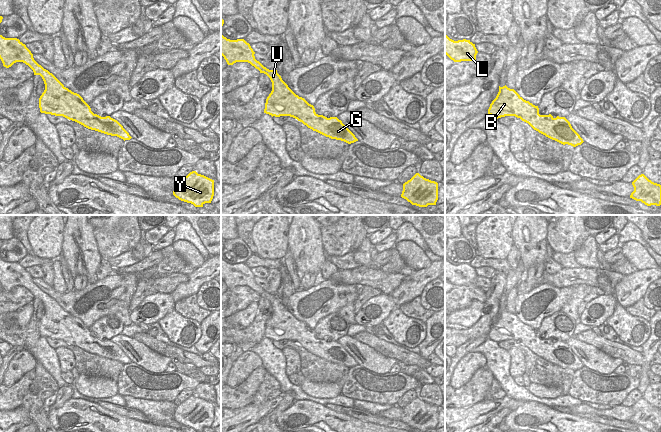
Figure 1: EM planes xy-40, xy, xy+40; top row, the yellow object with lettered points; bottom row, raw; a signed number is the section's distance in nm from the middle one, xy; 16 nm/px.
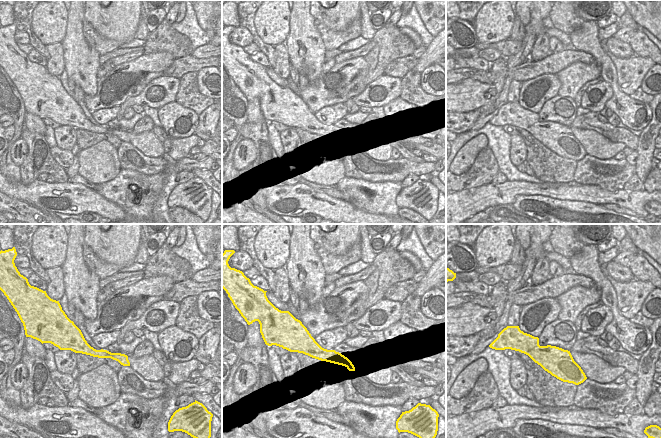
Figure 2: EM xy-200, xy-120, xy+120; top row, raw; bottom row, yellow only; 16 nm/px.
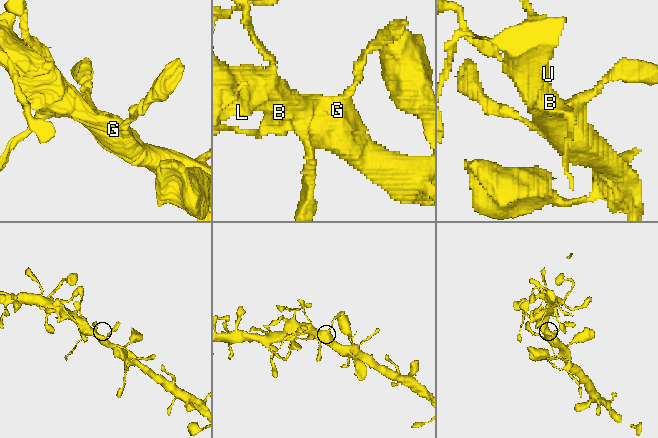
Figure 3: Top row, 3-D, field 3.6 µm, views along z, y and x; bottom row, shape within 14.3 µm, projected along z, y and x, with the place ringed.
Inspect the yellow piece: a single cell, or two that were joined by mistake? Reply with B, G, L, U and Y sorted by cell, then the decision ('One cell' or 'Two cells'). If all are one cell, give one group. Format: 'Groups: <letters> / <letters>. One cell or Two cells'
Groups: B G L U Y. One cell.

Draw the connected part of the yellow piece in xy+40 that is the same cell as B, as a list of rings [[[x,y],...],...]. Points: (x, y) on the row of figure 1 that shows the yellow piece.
[[[506,85],[499,86],[499,92],[490,104],[488,114],[497,119],[505,116],[520,118],[534,130],[563,145],[576,147],[584,142],[565,117],[540,115],[538,106],[524,100]]]

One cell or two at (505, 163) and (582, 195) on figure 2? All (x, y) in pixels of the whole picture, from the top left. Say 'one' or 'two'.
two

